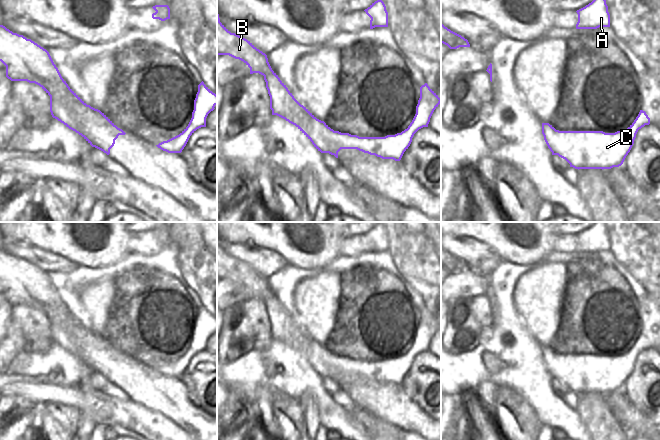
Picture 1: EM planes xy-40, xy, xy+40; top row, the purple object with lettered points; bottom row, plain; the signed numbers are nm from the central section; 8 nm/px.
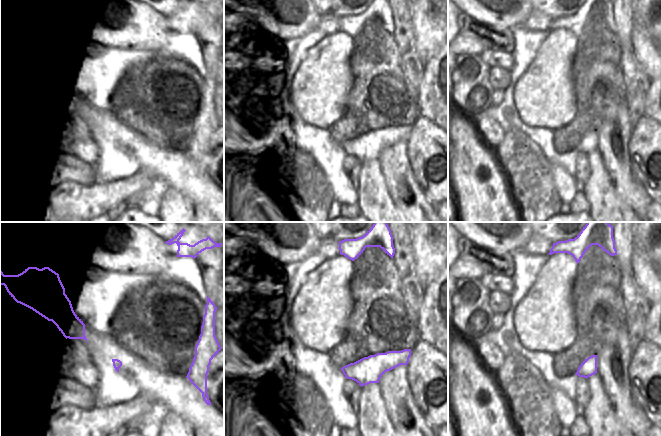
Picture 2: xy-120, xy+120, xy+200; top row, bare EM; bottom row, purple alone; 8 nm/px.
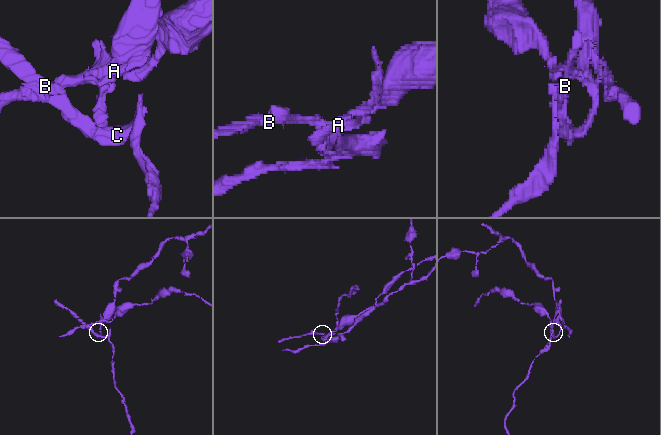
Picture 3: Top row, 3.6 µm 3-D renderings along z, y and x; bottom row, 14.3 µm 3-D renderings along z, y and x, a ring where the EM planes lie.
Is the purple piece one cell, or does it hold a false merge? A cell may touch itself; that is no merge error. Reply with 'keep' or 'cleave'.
cleave

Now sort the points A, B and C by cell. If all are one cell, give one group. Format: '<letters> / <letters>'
A C / B

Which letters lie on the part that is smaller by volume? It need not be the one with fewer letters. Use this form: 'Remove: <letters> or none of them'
Remove: B

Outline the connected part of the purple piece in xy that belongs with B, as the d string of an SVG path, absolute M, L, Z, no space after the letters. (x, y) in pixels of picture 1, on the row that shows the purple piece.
M217 13L217 55L229 55L235 59L243 61L249 68L250 74L259 73L264 76L266 88L270 96L270 109L272 115L277 115L289 123L295 125L321 153L334 155L333 140L335 135L324 121L317 119L306 107L301 105L288 90L286 85L280 80L278 75L272 70L267 55L257 49L247 39L231 33L221 22Z

